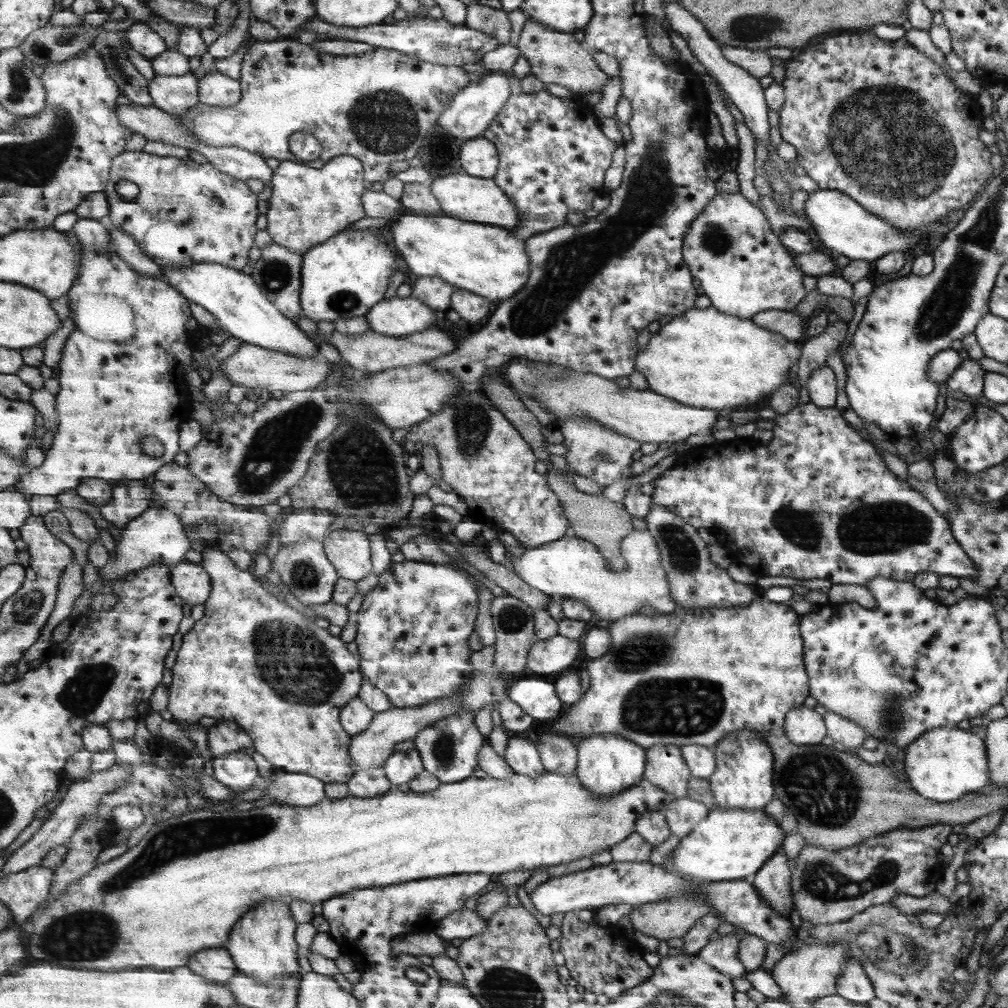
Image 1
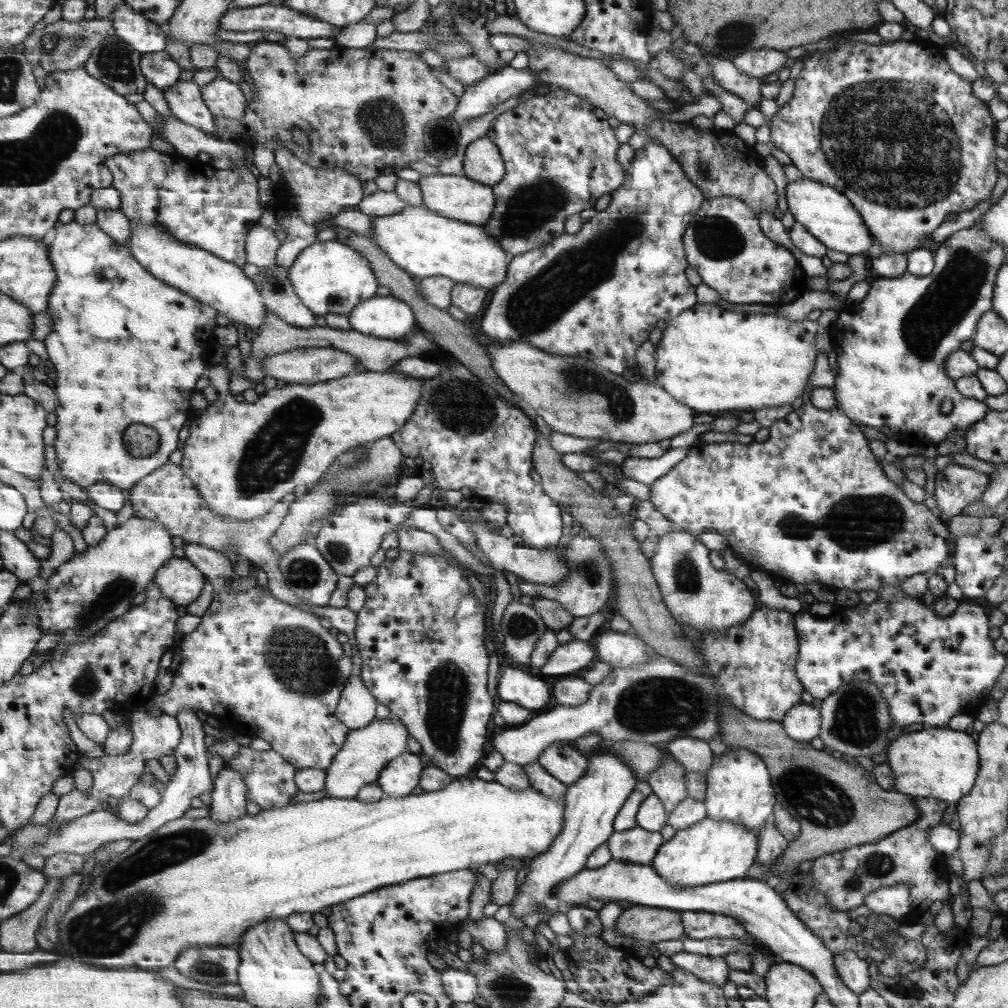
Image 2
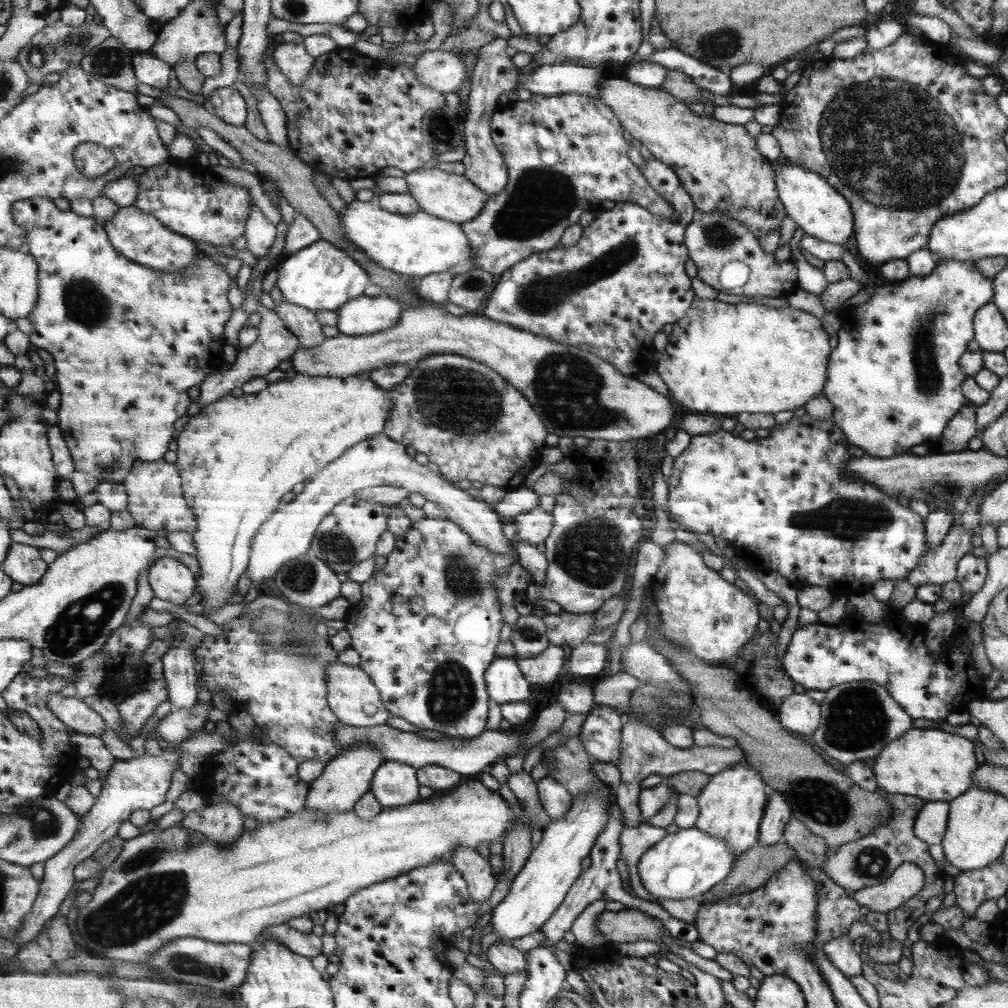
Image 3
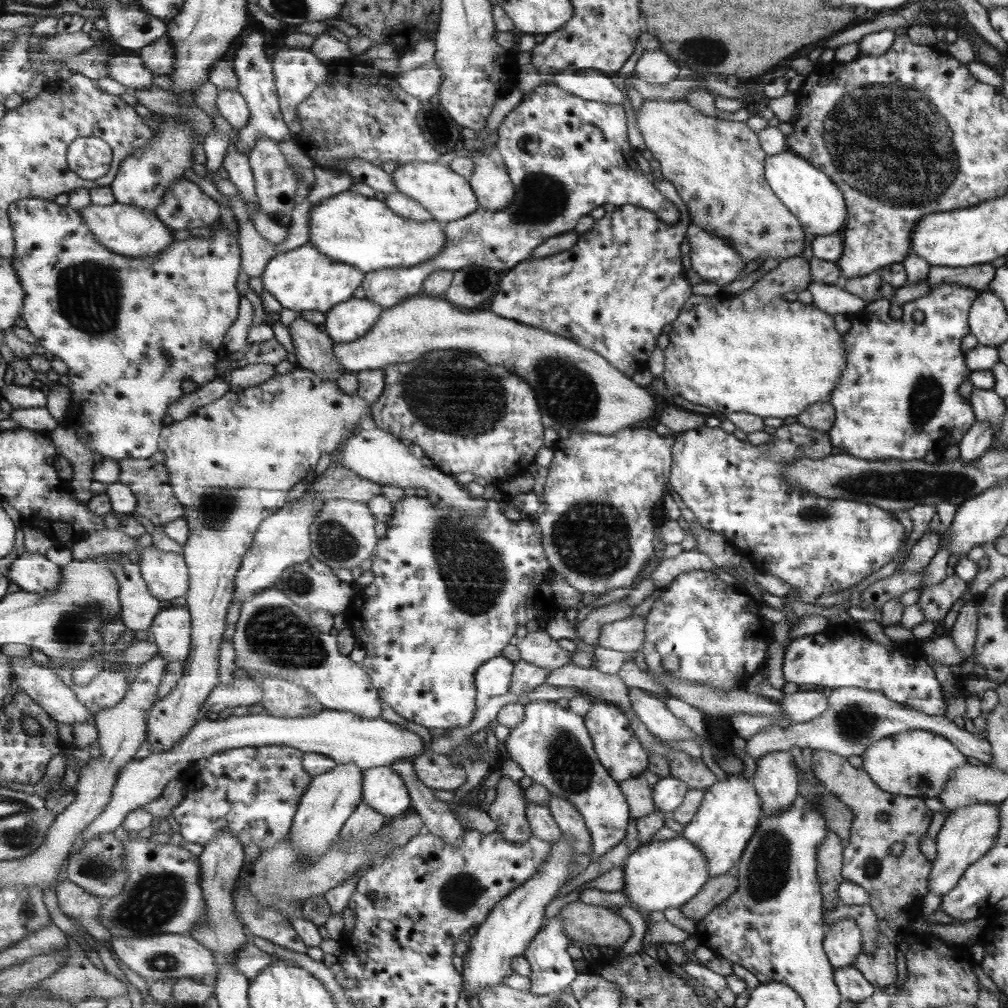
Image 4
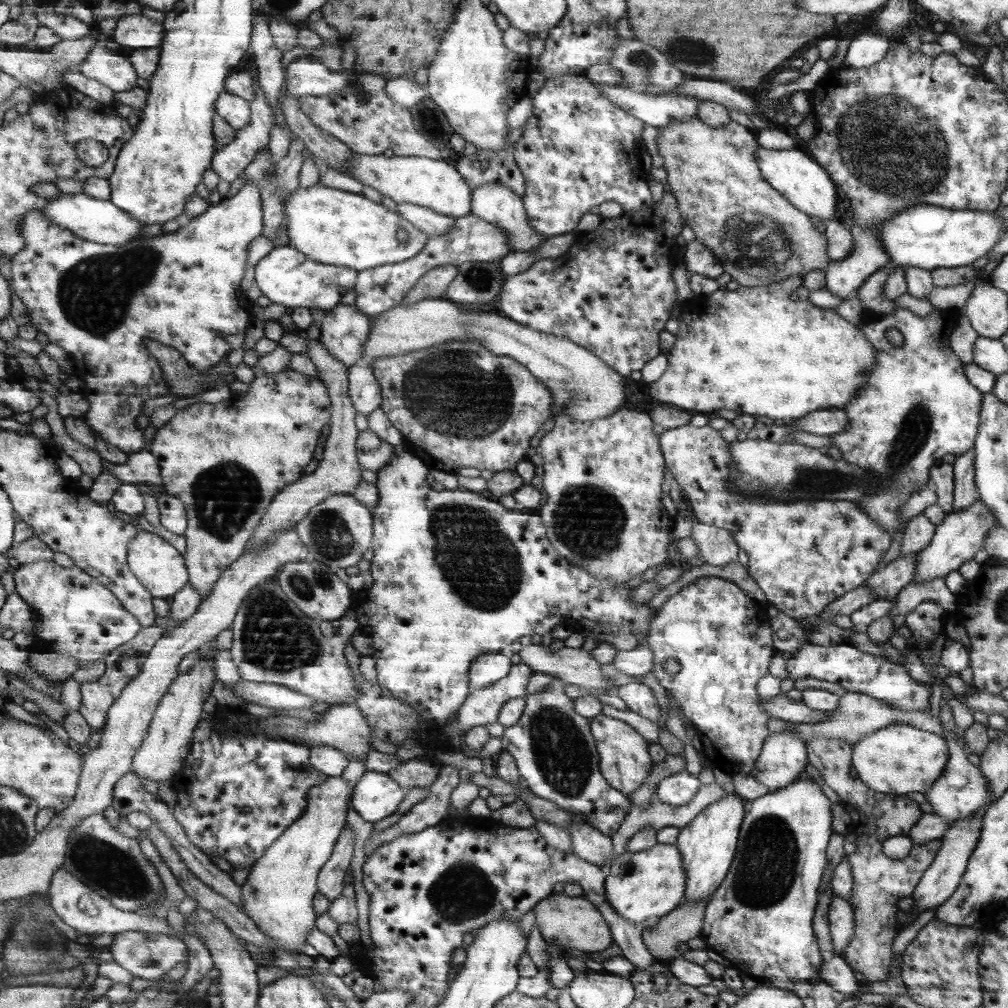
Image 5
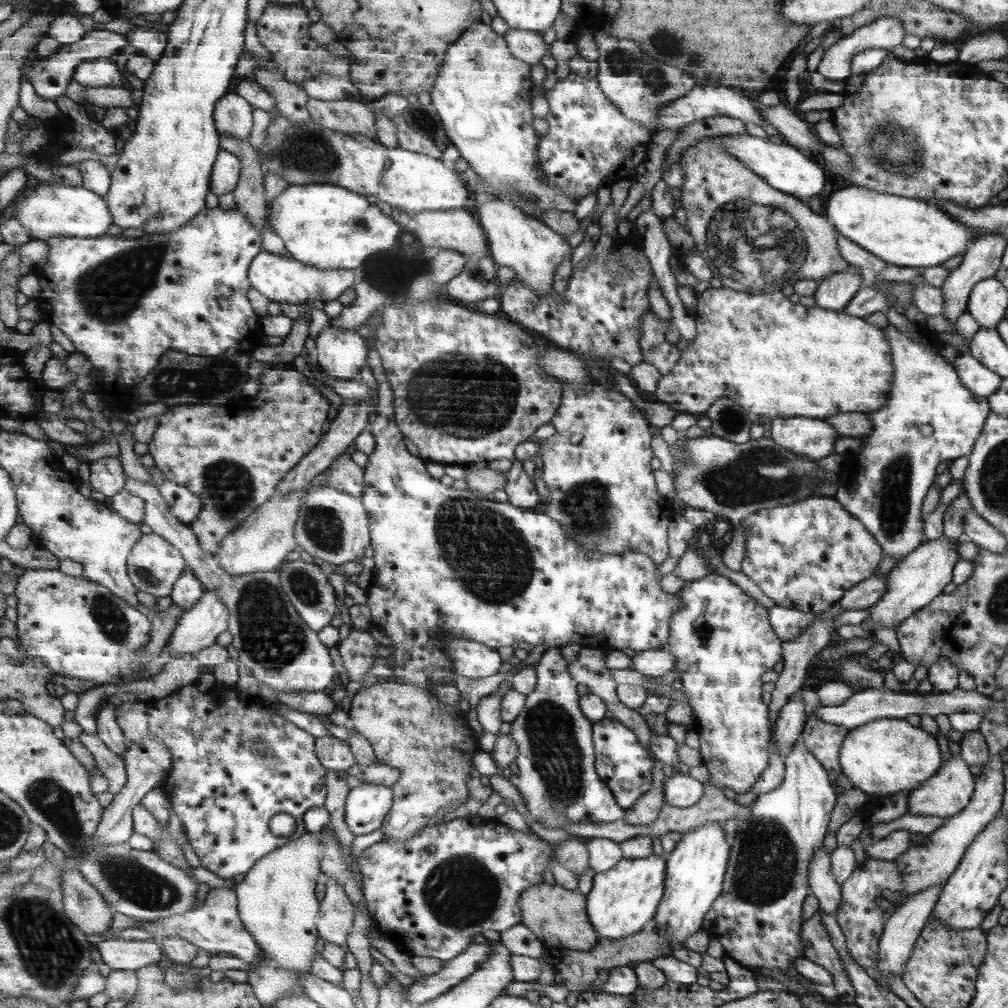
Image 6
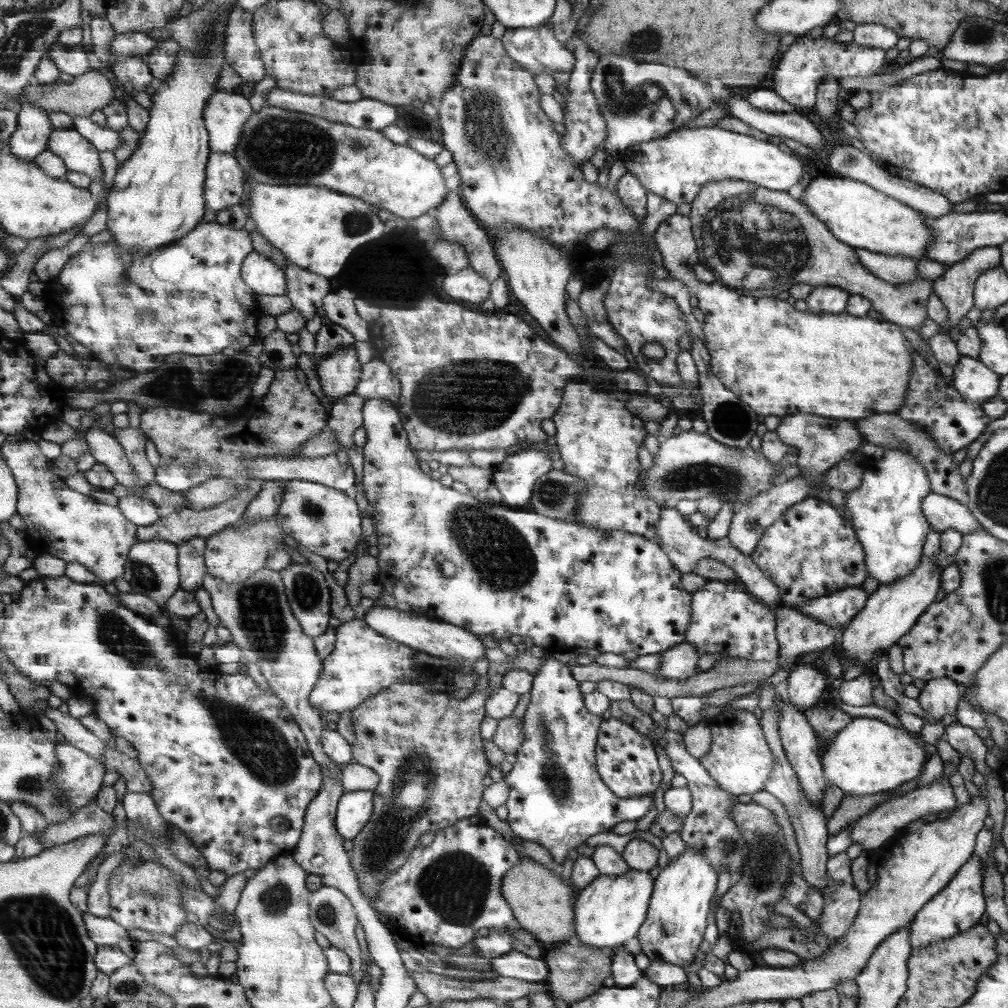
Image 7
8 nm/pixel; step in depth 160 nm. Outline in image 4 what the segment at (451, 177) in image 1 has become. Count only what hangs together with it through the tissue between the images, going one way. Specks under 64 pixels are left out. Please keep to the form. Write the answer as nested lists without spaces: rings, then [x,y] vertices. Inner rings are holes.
[[[413,161],[397,165],[391,175],[397,185],[397,192],[419,201],[431,212],[435,221],[443,224],[467,218],[480,207],[479,198],[475,195],[470,180],[452,170],[447,164]]]

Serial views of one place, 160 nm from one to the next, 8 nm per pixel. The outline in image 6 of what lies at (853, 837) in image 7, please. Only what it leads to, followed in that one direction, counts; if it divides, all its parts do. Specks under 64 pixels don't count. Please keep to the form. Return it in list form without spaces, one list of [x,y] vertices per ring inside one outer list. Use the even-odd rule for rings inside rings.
[[[951,753],[951,758],[939,772],[924,780],[919,788],[913,789],[907,797],[907,814],[915,816],[938,816],[941,818],[960,813],[969,803],[975,784],[975,776],[971,775],[963,759]]]

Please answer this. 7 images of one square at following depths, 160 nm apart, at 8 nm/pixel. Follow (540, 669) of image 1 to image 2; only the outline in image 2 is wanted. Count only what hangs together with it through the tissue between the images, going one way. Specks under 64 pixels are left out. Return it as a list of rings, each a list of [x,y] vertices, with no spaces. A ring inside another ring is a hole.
[[[575,639],[567,641],[559,645],[549,663],[545,663],[541,675],[567,678],[585,672],[591,667],[595,653],[591,642]]]

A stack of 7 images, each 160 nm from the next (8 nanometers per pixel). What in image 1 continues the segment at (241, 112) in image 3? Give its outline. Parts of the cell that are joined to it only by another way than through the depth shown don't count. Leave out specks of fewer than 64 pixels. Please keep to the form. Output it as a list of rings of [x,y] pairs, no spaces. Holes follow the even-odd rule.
[[[211,72],[199,82],[199,96],[203,104],[231,107],[239,104],[243,94],[243,81],[222,73]]]

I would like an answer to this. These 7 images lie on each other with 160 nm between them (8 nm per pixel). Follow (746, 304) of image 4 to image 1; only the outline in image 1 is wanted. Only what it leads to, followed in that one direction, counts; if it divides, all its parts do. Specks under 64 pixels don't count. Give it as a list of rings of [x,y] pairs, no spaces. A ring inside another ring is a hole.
[[[709,305],[707,308],[695,308],[690,311],[682,312],[681,315],[673,317],[667,324],[661,326],[659,331],[651,335],[648,345],[639,348],[638,354],[634,360],[634,370],[639,371],[643,378],[649,384],[649,388],[653,392],[659,392],[661,396],[667,396],[671,400],[679,400],[679,404],[691,404],[693,408],[711,408],[711,410],[723,410],[723,408],[733,408],[733,406],[741,406],[741,404],[751,404],[755,398],[767,398],[771,392],[777,390],[777,386],[785,385],[785,376],[787,372],[793,368],[797,368],[801,356],[801,348],[798,341],[790,341],[775,332],[760,328],[751,319],[742,319],[738,316],[731,316],[727,313],[719,312],[718,309]]]

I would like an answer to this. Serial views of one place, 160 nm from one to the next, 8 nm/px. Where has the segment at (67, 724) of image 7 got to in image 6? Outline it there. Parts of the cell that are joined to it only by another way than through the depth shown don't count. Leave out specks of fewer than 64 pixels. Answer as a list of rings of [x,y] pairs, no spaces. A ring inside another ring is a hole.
[[[83,731],[78,738],[80,742],[92,753],[96,766],[110,781],[108,792],[113,796],[124,789],[128,779],[126,761],[115,754],[101,739],[99,735],[89,734]]]

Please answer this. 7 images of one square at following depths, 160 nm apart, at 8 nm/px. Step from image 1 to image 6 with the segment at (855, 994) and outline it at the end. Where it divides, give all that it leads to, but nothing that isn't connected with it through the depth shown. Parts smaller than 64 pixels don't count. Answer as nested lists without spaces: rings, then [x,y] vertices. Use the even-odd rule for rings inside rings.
[[[823,843],[809,862],[808,892],[817,898],[818,908],[833,915],[840,899],[840,886],[830,871],[830,854]]]

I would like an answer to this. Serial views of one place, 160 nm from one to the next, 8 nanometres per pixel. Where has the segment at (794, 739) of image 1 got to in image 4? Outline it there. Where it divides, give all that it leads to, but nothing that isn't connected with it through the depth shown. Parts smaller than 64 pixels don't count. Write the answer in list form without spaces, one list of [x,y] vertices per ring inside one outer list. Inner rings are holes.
[[[795,691],[792,694],[783,693],[779,704],[784,708],[789,723],[800,723],[818,717],[827,706],[827,697],[819,691]]]

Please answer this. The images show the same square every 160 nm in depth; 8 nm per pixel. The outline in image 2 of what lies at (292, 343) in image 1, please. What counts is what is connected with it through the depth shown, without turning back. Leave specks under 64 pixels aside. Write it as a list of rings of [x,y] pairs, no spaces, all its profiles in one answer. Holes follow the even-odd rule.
[[[132,227],[128,247],[143,268],[159,280],[214,306],[221,315],[231,318],[233,325],[240,324],[245,330],[252,329],[254,336],[262,331],[267,310],[264,297],[258,291],[254,277],[245,276],[238,265],[153,227]]]

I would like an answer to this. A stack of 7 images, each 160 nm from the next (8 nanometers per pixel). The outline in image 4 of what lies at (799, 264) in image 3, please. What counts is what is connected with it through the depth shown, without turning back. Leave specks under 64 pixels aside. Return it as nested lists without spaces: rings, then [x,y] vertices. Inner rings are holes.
[[[840,275],[833,284],[819,284],[818,282],[810,281],[806,289],[812,296],[812,304],[822,312],[828,315],[840,313],[856,314],[867,302],[844,290],[842,286],[845,283],[846,278]]]

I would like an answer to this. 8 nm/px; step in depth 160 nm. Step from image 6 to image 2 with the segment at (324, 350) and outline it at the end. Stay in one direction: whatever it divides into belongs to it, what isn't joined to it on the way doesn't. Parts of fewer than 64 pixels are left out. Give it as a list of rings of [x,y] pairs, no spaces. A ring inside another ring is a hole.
[[[391,294],[364,300],[349,315],[355,331],[382,339],[404,339],[418,326],[411,305]]]

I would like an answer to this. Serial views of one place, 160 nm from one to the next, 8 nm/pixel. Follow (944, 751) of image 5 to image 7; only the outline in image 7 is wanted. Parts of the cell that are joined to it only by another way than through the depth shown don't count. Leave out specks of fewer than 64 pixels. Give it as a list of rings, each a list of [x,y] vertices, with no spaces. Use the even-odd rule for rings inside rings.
[[[868,717],[851,718],[820,755],[830,784],[837,786],[843,795],[855,797],[894,790],[914,779],[921,772],[925,760],[923,748],[917,746],[905,731]]]

